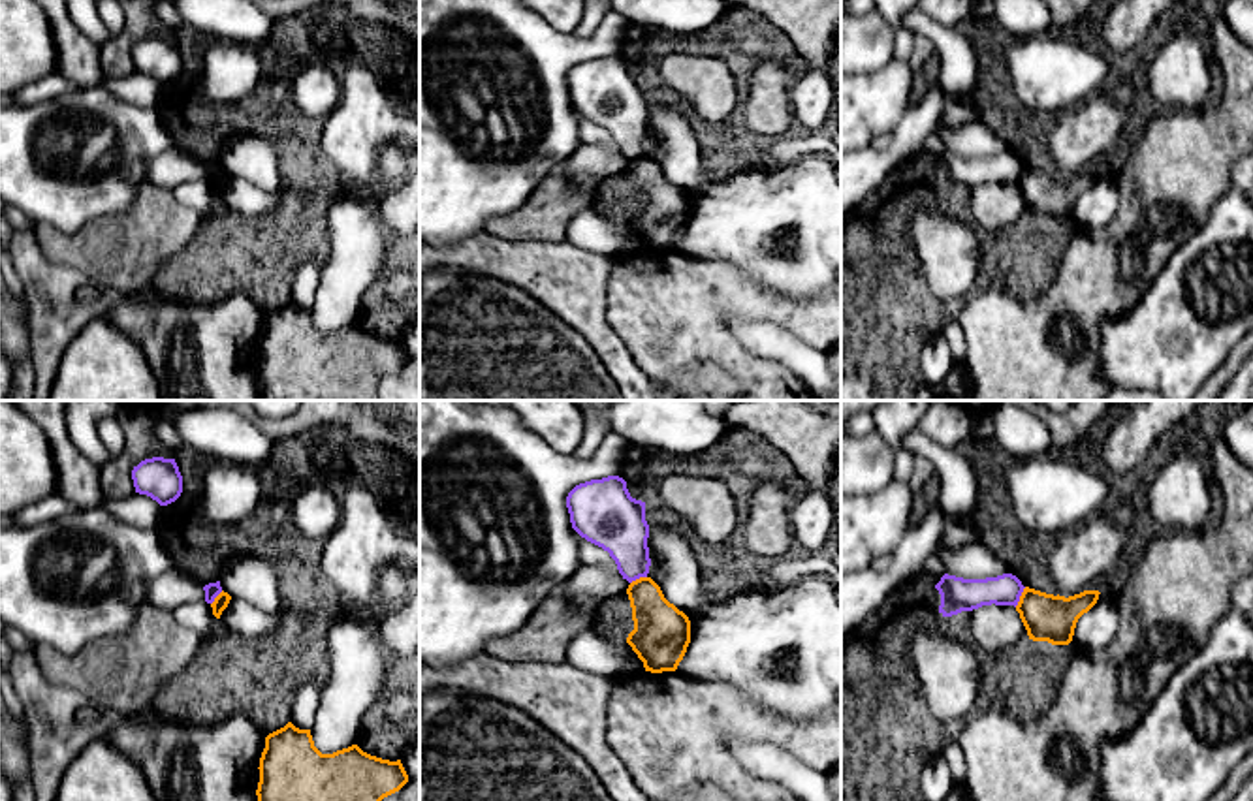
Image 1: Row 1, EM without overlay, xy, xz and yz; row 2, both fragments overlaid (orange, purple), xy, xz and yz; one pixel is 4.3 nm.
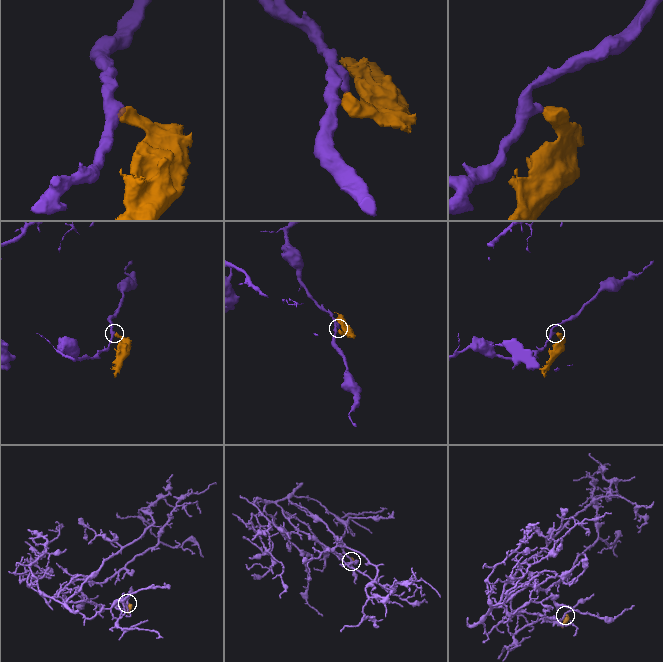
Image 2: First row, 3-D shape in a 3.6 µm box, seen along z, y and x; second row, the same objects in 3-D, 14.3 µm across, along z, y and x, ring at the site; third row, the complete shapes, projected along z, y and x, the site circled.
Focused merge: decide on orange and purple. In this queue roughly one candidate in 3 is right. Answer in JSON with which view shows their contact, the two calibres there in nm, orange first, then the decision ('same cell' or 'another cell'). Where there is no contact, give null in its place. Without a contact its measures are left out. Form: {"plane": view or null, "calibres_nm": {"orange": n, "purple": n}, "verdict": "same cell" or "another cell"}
{"plane": "yz", "calibres_nm": {"orange": 200, "purple": 140}, "verdict": "another cell"}

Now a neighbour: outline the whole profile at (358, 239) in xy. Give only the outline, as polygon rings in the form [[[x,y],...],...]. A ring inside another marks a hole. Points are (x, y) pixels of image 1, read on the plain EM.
[[[352,186],[327,211],[329,259],[310,306],[322,333],[357,323],[361,299],[386,267],[388,228],[378,201],[378,190]]]

